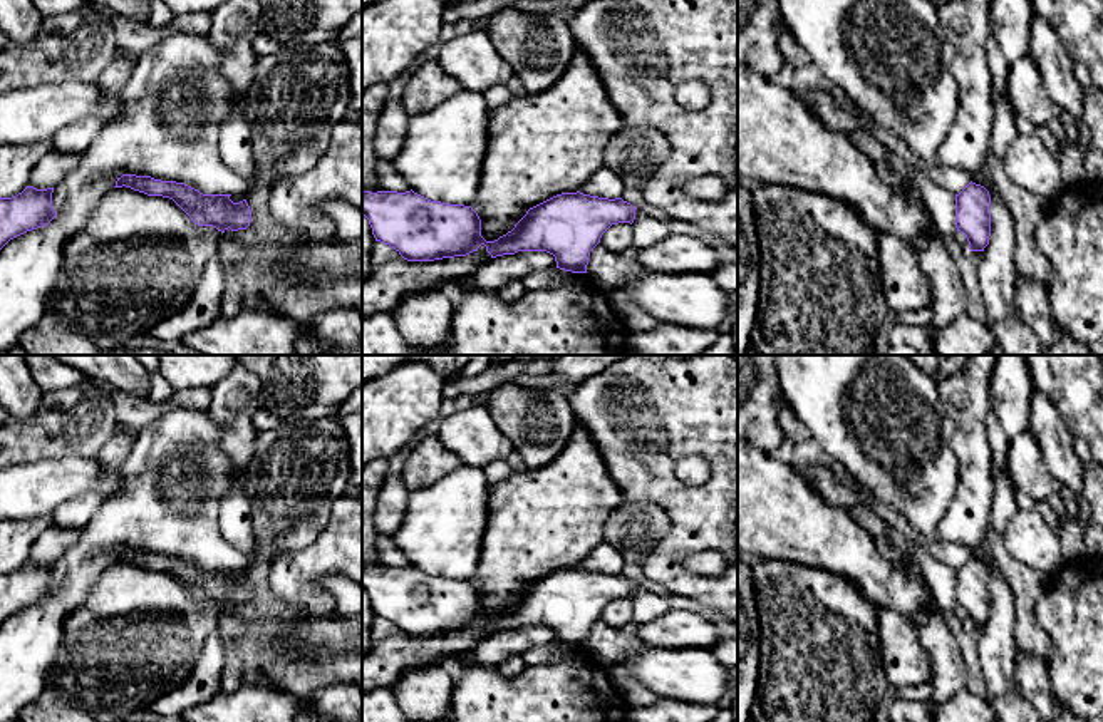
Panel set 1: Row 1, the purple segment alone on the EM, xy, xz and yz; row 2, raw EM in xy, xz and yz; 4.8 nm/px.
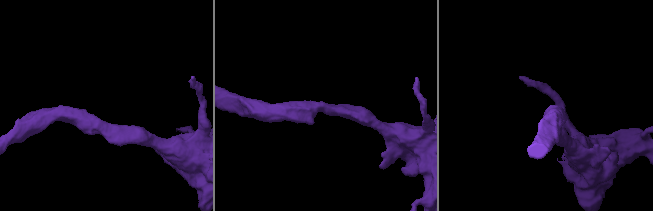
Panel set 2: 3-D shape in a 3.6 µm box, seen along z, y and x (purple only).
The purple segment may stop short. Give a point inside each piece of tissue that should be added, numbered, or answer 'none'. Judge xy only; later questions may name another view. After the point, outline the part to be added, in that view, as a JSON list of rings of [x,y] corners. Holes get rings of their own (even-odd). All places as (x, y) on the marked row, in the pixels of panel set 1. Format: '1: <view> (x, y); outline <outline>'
none

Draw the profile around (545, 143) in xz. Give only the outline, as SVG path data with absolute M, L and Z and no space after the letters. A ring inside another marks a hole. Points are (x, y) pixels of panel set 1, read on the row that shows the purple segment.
M577 45L567 72L550 89L511 97L491 109L481 183L469 204L481 219L481 236L495 241L511 231L530 208L580 191L603 166L605 147L624 126L595 64Z

